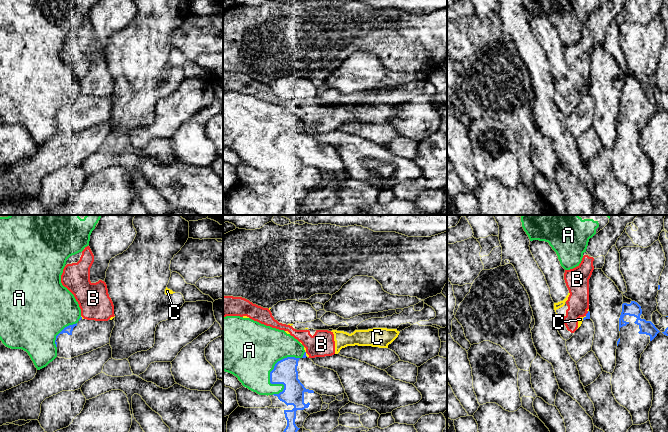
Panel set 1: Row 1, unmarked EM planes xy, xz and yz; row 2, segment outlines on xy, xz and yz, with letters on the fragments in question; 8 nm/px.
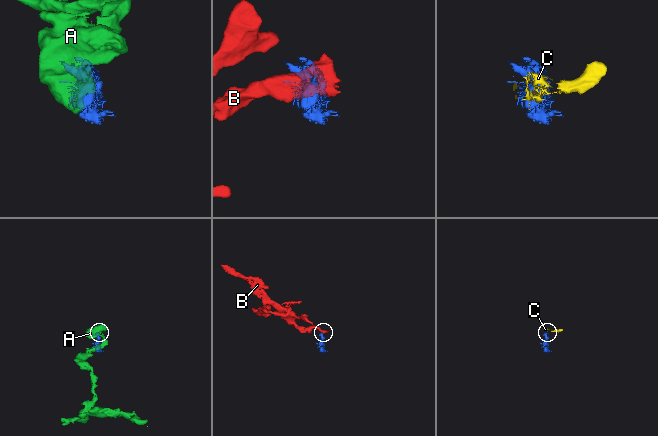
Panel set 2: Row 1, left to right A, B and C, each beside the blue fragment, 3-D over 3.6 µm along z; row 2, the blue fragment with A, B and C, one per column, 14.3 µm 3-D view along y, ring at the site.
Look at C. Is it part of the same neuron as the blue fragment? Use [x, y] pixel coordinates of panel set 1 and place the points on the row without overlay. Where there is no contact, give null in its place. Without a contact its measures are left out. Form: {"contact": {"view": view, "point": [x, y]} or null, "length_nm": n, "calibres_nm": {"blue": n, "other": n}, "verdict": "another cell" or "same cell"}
{"contact": {"view": "xz", "point": [305, 130]}, "length_nm": 50, "calibres_nm": {"blue": 30, "other": 20}, "verdict": "another cell"}

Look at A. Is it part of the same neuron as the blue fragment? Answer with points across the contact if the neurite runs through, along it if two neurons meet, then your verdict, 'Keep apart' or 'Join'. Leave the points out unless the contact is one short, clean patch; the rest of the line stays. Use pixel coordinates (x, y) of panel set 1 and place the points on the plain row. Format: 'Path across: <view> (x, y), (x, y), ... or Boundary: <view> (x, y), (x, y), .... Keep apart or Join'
Join

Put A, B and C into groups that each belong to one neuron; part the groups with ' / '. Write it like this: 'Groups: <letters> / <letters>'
Groups: A / B C

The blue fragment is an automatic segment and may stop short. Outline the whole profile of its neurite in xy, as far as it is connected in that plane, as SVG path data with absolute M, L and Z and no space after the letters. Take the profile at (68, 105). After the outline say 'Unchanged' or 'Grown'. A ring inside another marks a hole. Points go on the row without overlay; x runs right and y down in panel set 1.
M0 0L0 116L8 124L26 127L37 146L46 143L57 133L58 112L63 109L72 111L73 104L82 95L79 80L74 71L62 61L61 51L67 35L89 21L95 2L96 0Z. Grown

